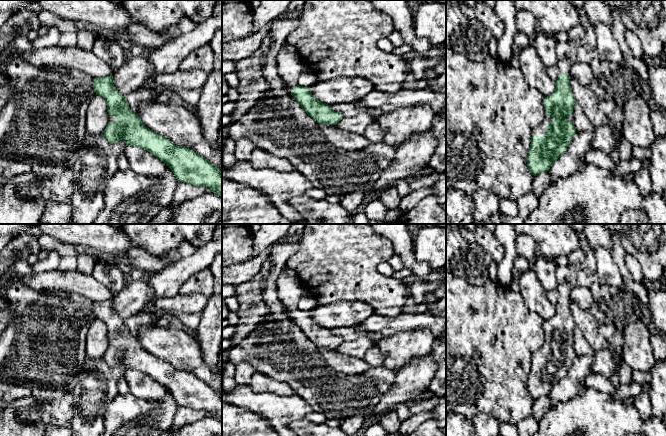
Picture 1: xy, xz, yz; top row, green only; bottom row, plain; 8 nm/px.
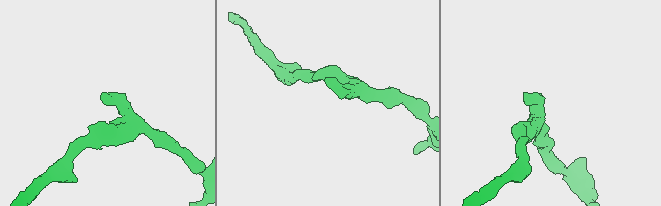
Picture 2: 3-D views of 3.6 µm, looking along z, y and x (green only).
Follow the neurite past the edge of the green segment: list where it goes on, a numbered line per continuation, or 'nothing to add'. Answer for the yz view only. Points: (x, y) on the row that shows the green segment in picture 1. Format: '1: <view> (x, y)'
1: yz (584, 50)
2: yz (539, 130)

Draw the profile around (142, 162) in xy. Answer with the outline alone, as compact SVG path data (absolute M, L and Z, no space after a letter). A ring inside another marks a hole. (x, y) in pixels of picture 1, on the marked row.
M126 146L124 154L128 159L130 169L140 175L160 177L170 169L153 154L136 146Z

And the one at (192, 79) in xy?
M200 69L177 70L155 75L155 84L168 89L202 89L208 79L208 74Z

